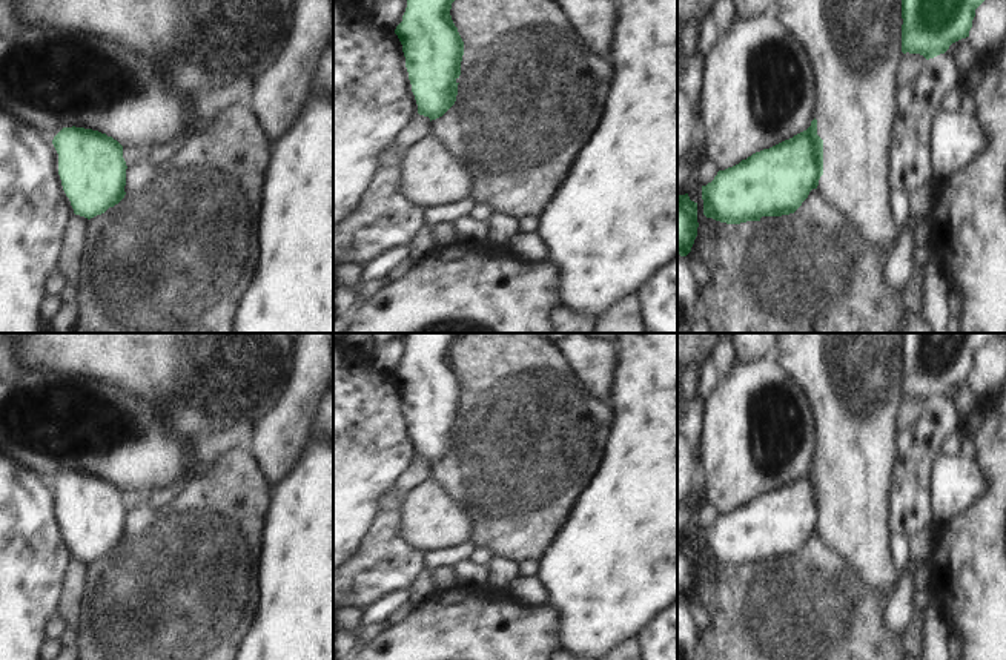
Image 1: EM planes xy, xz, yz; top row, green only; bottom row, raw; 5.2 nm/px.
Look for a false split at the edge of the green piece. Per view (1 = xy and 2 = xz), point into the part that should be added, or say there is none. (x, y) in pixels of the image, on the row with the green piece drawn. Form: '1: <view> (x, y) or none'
1: none
2: none

